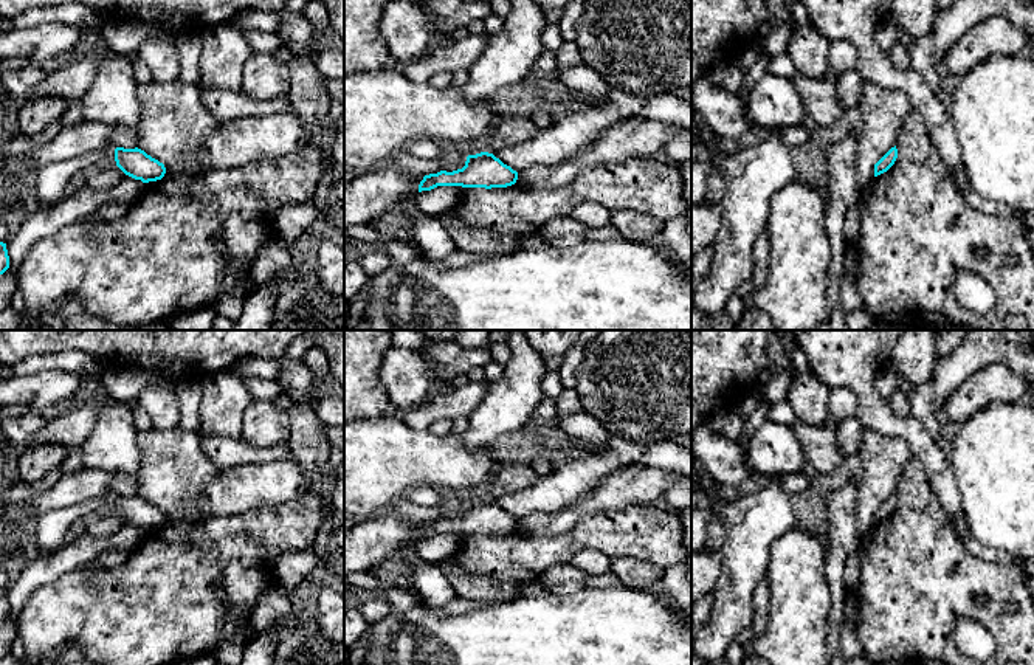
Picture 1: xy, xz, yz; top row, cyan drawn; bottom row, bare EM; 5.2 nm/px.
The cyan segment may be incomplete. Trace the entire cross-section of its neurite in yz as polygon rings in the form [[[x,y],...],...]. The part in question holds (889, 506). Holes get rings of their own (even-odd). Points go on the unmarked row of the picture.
[[[894,493],[874,512],[874,524],[887,519],[894,512],[896,505],[898,496]]]

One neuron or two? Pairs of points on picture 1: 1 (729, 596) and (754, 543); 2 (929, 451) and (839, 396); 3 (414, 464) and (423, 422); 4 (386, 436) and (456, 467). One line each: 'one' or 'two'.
1: one
2: two
3: two
4: one

